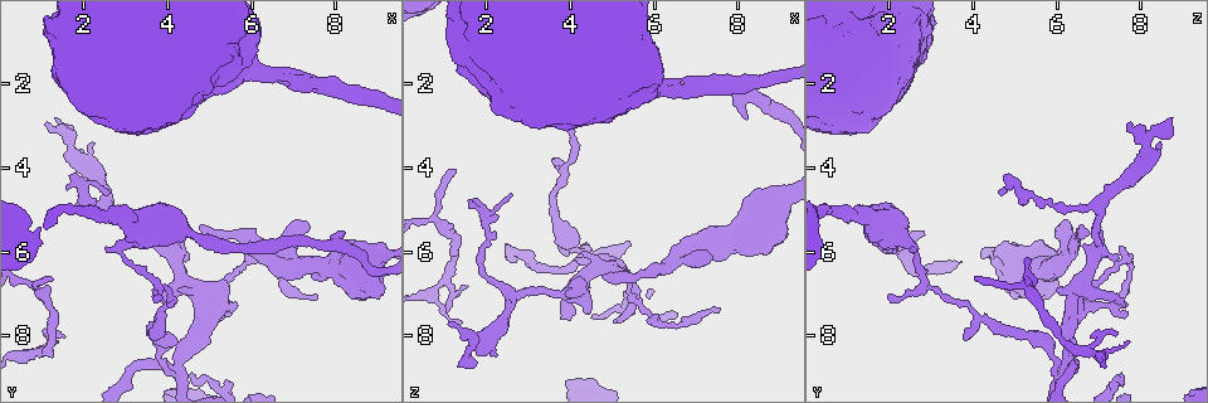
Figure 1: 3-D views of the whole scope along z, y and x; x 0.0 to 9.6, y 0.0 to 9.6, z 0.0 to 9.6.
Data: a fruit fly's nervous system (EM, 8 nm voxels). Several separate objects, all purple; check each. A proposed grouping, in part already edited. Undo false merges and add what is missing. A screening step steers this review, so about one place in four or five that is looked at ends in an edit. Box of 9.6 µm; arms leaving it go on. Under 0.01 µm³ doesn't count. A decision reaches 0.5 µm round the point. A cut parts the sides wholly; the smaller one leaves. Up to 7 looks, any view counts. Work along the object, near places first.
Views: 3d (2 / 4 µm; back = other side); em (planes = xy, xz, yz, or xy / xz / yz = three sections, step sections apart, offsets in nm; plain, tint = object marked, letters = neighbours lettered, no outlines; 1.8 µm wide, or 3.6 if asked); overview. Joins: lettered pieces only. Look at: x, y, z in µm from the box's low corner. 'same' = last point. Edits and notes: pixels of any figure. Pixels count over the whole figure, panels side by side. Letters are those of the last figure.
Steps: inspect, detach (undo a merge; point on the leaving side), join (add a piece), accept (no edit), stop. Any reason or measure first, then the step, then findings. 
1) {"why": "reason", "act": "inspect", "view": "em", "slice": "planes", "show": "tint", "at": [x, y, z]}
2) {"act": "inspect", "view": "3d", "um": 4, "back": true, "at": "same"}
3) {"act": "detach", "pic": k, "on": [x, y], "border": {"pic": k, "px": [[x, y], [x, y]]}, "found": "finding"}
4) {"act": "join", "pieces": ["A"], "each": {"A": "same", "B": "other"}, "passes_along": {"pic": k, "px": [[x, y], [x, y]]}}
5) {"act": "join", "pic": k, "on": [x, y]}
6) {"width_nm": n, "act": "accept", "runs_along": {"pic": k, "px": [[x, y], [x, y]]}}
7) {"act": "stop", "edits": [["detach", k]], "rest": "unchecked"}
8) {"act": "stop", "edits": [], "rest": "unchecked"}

{"act": "inspect", "view": "3d", "um": 4, "at": [4.80, 5.40, 6.55]}

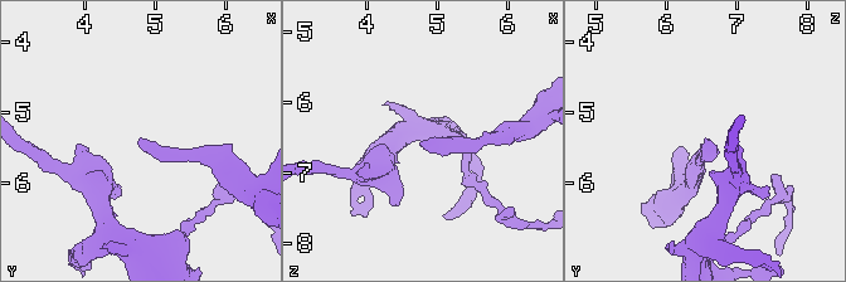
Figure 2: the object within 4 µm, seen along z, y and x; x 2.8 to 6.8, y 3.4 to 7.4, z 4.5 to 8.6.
{"why": "now the EM", "act": "inspect", "view": "em", "slice": "planes", "show": "letters", "at": [4.85, 5.35, 6.60]}

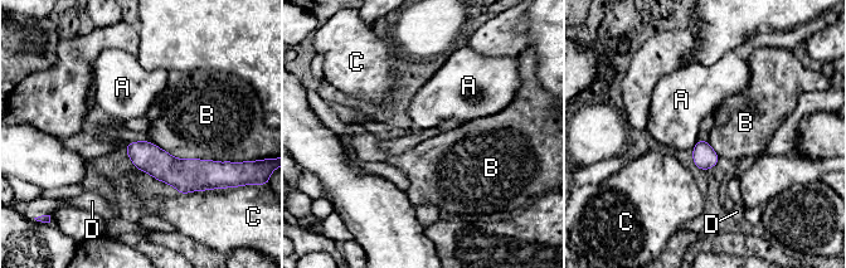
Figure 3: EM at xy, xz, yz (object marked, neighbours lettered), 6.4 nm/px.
{"act": "accept", "each": {"A": "other", "B": "other", "C": "other", "D": "other"}, "found": "none of them fits"}

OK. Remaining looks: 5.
{"why": "four-way junction", "act": "inspect", "view": "3d", "um": 2, "at": [4.25, 8.85, 6.05]}

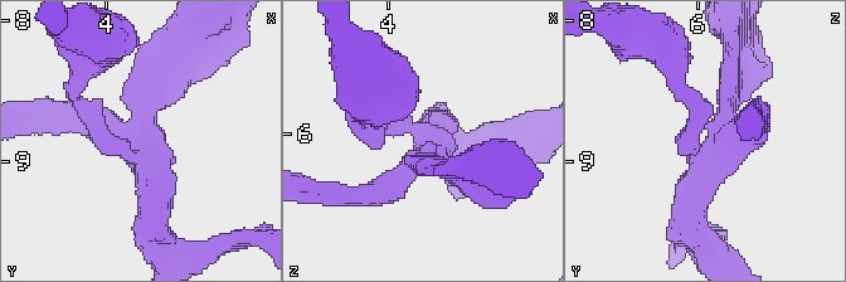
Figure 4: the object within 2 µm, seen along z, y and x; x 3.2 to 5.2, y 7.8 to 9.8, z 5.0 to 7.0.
{"arms": 4, "why": "need the tissue", "act": "inspect", "view": "em", "slice": "planes", "show": "letters", "at": [4.30, 8.90, 6.12]}

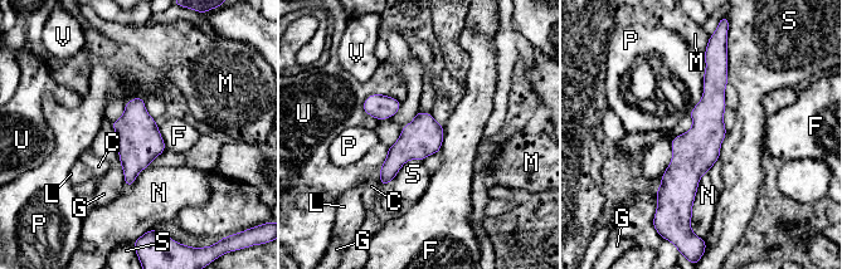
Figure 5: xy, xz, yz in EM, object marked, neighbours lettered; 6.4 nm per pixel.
{"act": "accept", "each": {"C": "other", "F": "other", "G": "other", "L": "other", "M": "other", "N": "other", "P": "other", "S": "other", "U": "other", "V": "other"}, "found": "all the same cell"}

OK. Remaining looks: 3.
{"why": "thin end", "act": "inspect", "view": "3d", "um": 4, "back": true, "at": [1.20, 6.70, 4.10]}

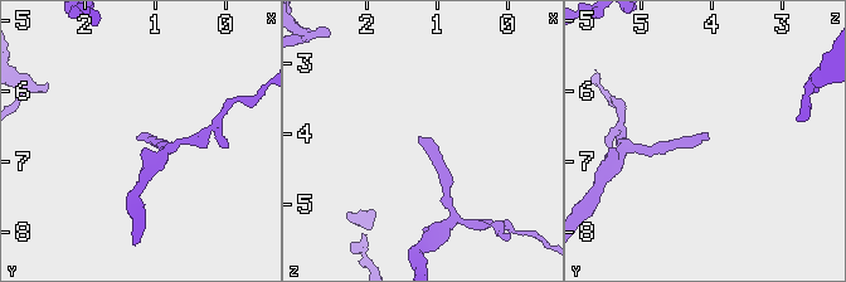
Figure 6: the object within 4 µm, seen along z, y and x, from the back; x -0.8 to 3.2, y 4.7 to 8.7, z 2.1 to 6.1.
{"why": "now the EM", "act": "inspect", "view": "em", "slice": "yz", "step": 4, "show": "letters", "at": [1.20, 6.70, 4.05]}

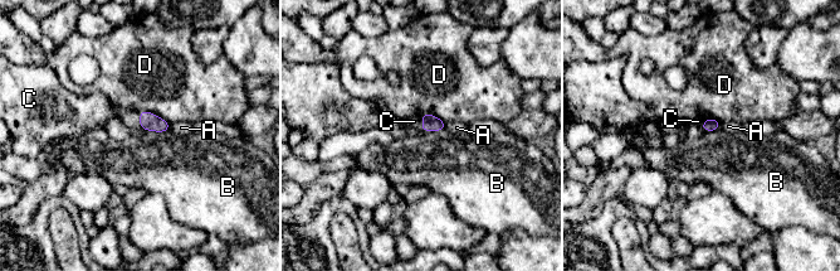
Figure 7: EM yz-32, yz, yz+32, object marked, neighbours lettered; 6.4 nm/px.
{"act": "inspect", "view": "em", "slice": "xy", "step": 16, "show": "letters", "at": "same"}

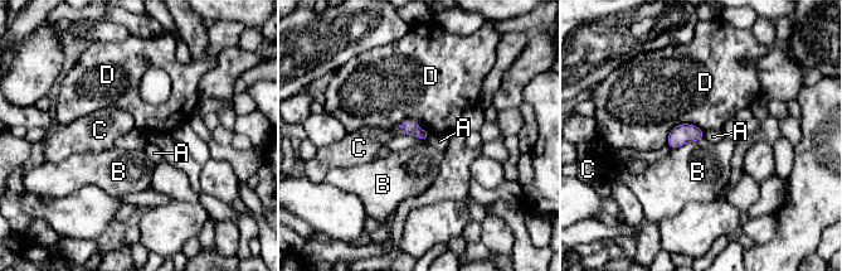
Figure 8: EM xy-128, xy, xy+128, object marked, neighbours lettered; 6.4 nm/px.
{"act": "join", "pieces": ["C"], "each": {"A": "other", "B": "other", "C": "same", "D": "other"}, "passes_along": {"pic": 8, "px": [[408, 127], [402, 129], [365, 143]]}, "found": "the cell continues"}

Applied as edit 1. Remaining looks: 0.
{"act": "stop", "edits": [["join", 8]], "rest": "unchecked"}

